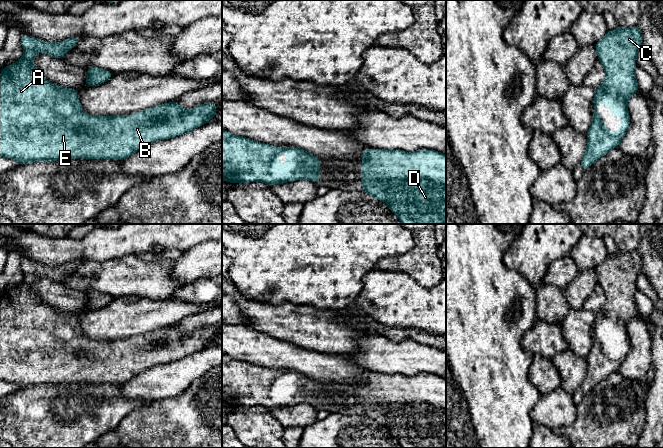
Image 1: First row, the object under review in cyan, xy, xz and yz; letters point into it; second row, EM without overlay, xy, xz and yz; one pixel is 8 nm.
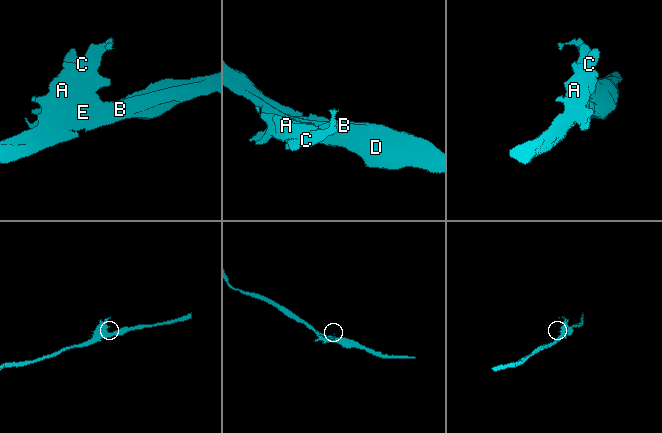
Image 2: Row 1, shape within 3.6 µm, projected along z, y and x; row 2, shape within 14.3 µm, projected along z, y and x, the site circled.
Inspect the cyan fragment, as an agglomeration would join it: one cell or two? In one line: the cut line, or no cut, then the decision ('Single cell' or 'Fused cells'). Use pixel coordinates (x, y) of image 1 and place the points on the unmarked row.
No split. Single cell

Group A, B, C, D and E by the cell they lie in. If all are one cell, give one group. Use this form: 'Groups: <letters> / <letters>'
Groups: A B C D E

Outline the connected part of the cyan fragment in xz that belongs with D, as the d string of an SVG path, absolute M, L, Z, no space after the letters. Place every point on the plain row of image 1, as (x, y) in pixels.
M365 373L362 377L362 415L389 430L402 448L446 448L446 379L435 374Z

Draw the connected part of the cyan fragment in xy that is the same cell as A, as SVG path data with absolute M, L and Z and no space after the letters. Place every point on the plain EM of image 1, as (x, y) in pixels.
M21 259L23 281L4 291L0 298L0 381L11 382L20 389L73 382L123 384L152 366L194 354L216 339L217 330L214 327L198 328L191 334L185 334L175 325L130 340L86 338L78 323L78 313L50 307L32 288L37 276L62 283L79 264L73 261L50 267Z

